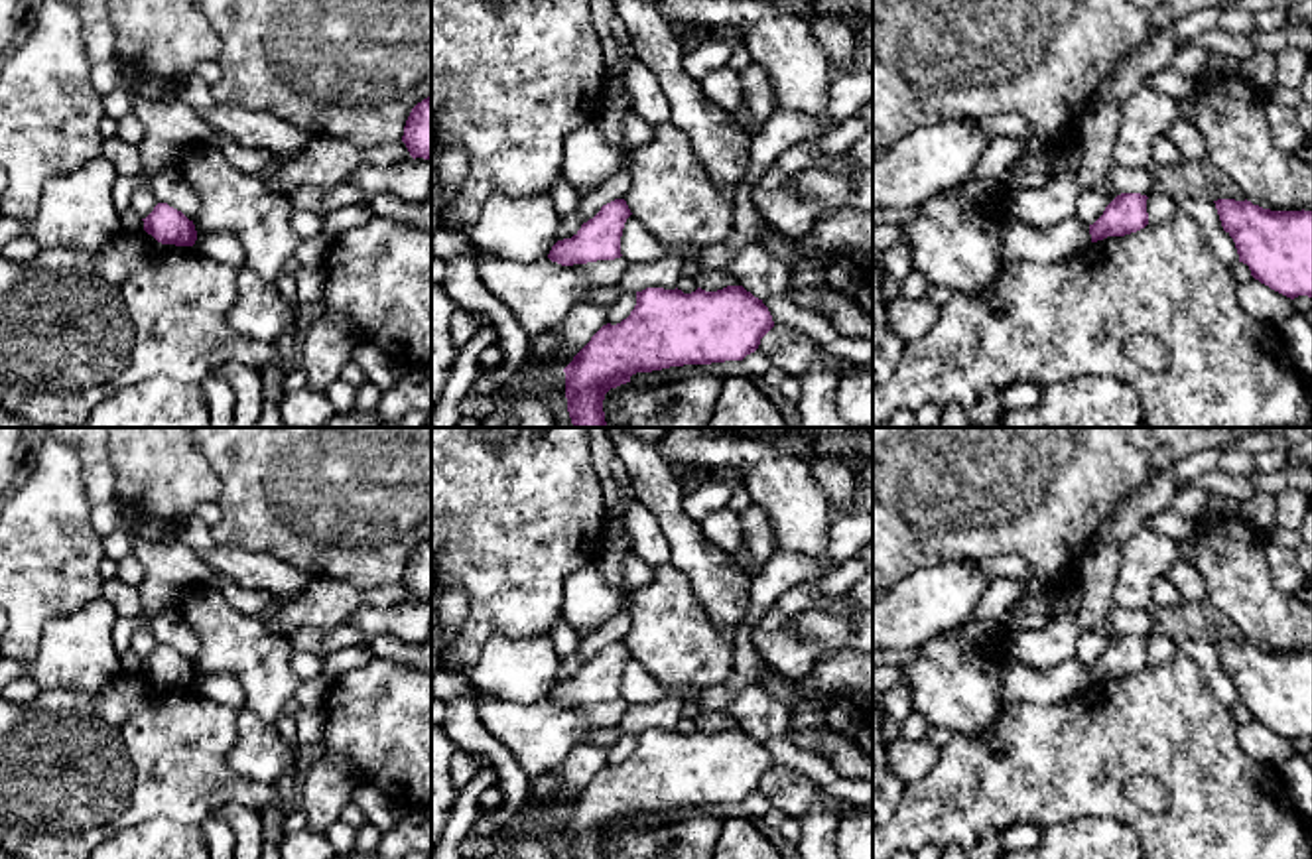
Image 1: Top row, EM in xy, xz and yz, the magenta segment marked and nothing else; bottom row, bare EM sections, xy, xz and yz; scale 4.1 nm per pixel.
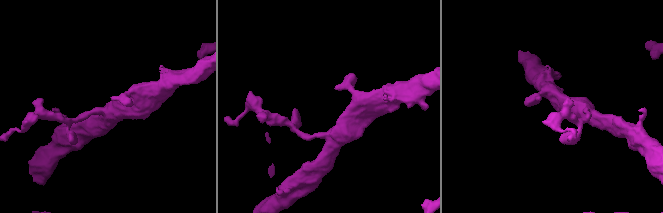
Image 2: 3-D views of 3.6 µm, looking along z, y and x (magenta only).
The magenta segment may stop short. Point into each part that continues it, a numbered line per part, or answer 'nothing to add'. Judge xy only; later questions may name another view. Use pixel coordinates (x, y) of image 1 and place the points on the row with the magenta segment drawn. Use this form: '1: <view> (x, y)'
nothing to add

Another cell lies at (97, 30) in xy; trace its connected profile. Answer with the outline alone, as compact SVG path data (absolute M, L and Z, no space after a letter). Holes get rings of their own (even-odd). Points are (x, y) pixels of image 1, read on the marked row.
M63 0L73 6L81 20L85 53L93 63L110 61L114 51L114 28L108 16L108 0Z

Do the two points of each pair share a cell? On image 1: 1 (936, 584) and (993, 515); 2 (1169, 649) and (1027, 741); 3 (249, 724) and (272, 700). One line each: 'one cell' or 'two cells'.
1: two cells
2: two cells
3: two cells

